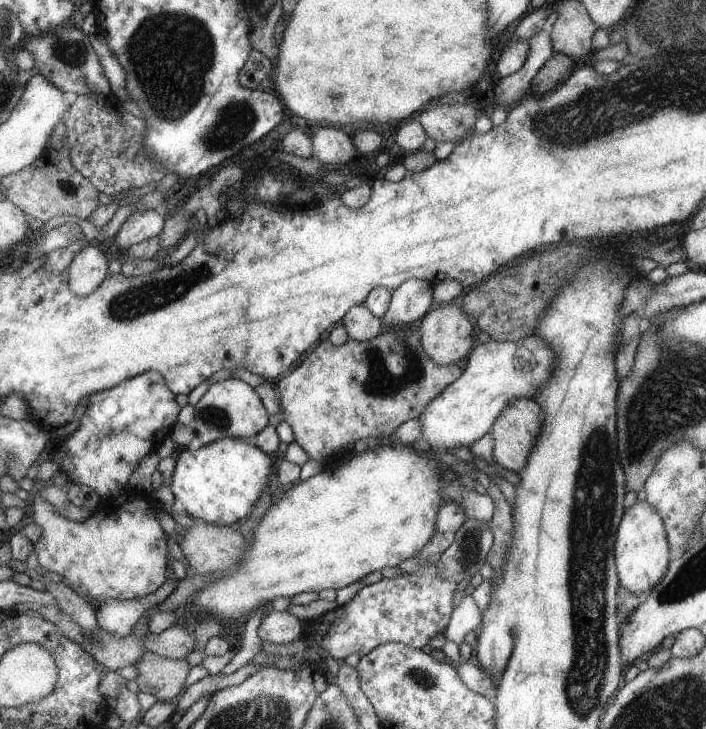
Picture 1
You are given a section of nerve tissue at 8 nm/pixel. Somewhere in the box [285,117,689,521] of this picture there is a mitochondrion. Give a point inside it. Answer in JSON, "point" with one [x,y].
{"point":[380,380]}

